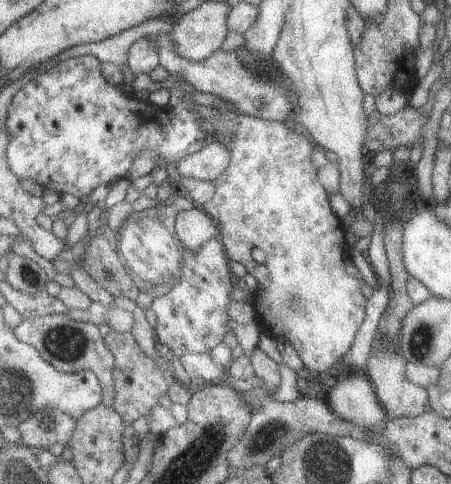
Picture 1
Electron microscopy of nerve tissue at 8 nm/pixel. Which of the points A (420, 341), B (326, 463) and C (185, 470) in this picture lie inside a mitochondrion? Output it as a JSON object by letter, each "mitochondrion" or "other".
{"A":"mitochondrion","B":"mitochondrion","C":"mitochondrion"}

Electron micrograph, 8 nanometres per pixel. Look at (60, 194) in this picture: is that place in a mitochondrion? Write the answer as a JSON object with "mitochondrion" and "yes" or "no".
{"mitochondrion":"no"}

